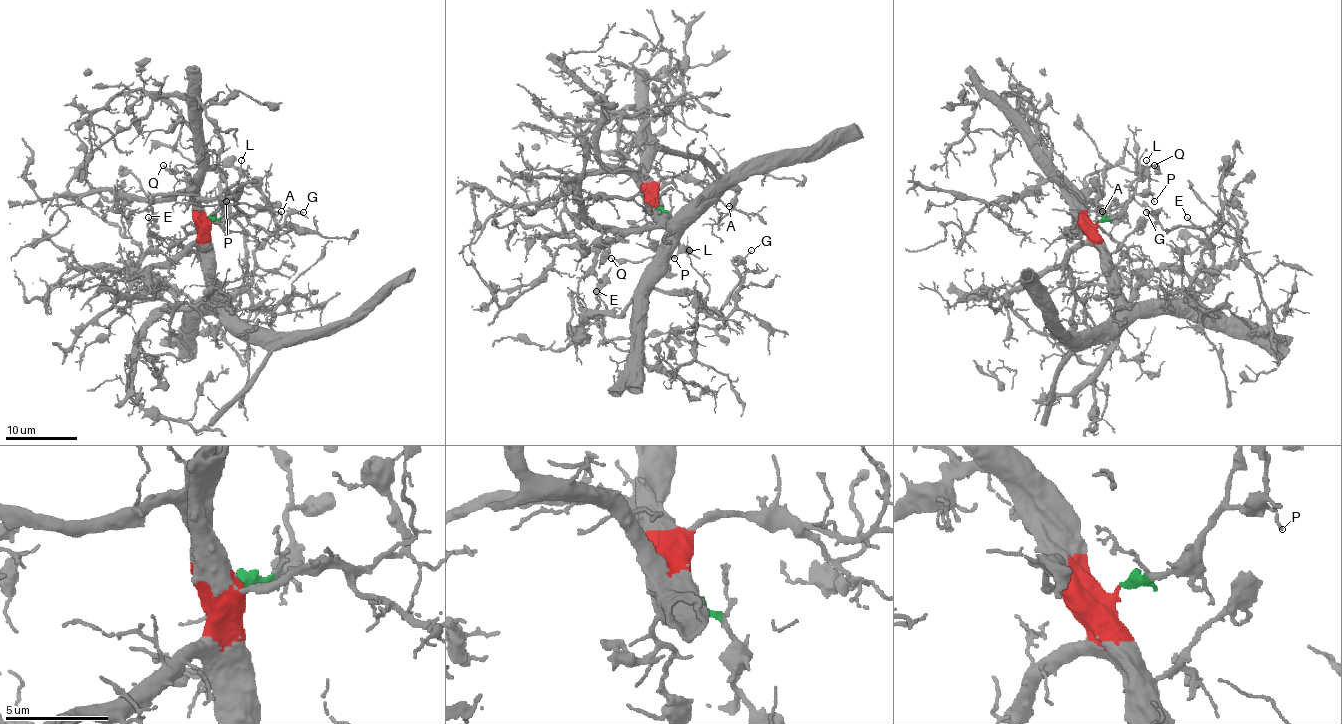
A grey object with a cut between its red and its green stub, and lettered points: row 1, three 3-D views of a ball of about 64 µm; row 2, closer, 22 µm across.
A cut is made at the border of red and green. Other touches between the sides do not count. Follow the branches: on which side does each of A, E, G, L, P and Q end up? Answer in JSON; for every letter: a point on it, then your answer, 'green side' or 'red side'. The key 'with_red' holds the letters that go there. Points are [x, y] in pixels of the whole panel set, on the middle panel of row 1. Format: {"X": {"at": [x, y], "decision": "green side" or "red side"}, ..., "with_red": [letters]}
{"A": {"at": [729, 206], "decision": "red side"}, "E": {"at": [596, 291], "decision": "red side"}, "G": {"at": [751, 250], "decision": "red side"}, "L": {"at": [689, 250], "decision": "green side"}, "P": {"at": [674, 258], "decision": "green side"}, "Q": {"at": [611, 258], "decision": "green side"}, "with_red": ["A", "E", "G"]}

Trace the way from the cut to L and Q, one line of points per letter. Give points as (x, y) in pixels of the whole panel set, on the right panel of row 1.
L: (1099, 221), (1113, 218), (1133, 197), (1147, 188), (1147, 161)
Q: (1099, 221), (1115, 216), (1136, 189), (1138, 177), (1150, 166), (1158, 168), (1154, 164)

